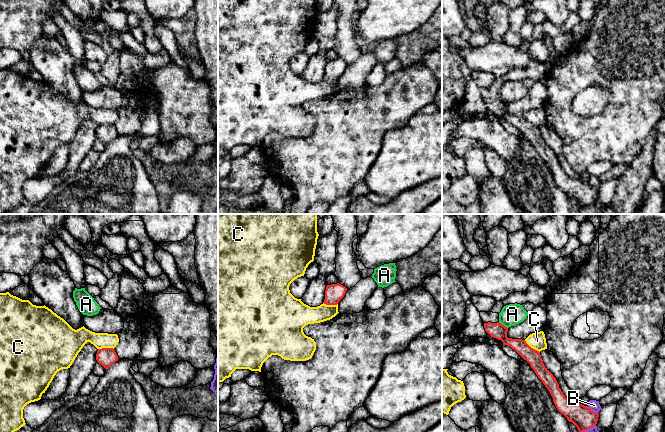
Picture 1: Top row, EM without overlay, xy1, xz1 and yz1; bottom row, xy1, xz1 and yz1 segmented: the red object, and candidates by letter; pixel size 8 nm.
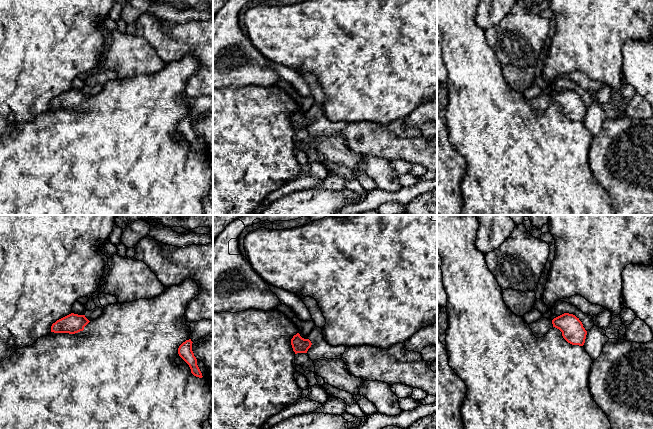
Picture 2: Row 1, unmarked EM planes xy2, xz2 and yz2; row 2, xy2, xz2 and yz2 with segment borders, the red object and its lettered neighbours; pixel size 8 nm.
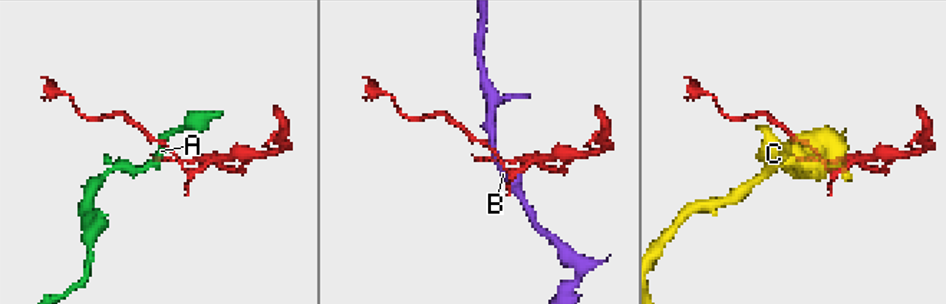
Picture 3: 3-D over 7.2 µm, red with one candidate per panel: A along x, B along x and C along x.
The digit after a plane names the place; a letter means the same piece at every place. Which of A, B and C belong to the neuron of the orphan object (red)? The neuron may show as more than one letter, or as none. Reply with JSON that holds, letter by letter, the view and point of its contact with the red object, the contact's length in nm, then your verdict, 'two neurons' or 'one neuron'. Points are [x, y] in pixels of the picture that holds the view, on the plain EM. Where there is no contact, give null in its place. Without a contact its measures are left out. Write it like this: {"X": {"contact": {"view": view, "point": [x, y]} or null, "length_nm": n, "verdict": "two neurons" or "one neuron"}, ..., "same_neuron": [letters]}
{"A": {"contact": {"view": "yz1", "point": [503, 101]}, "length_nm": 90, "verdict": "two neurons"}, "B": {"contact": {"view": "yz1", "point": [592, 187]}, "length_nm": 100, "verdict": "two neurons"}, "C": {"contact": {"view": "yz1", "point": [532, 124]}, "length_nm": 160, "verdict": "two neurons"}, "same_neuron": []}

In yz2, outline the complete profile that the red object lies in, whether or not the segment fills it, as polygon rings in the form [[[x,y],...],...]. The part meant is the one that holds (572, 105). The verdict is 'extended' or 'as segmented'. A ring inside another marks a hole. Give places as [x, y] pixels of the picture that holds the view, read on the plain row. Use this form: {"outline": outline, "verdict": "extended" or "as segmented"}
{"outline": [[[564,89],[553,96],[541,94],[529,100],[533,111],[536,114],[543,113],[553,103],[562,108],[563,114],[572,121],[583,122],[585,119],[587,107],[582,98],[573,90]]], "verdict": "extended"}

